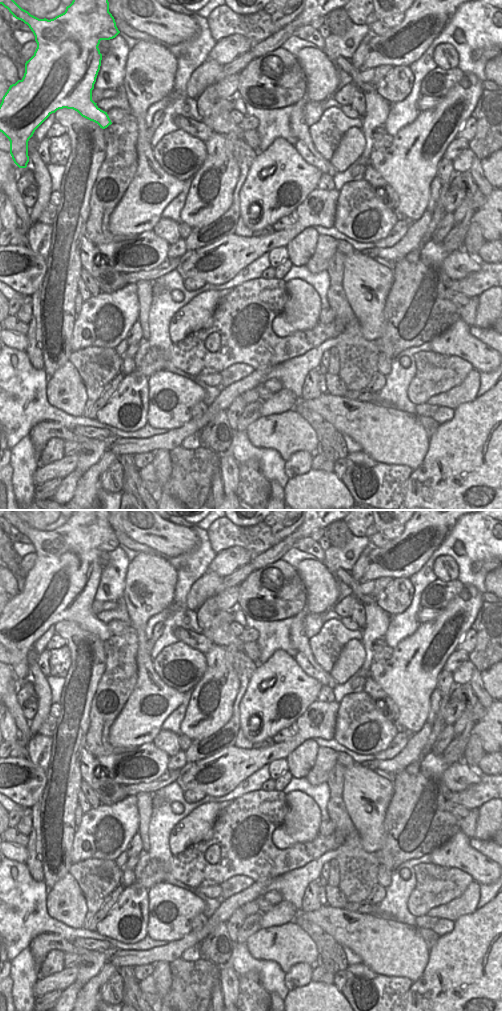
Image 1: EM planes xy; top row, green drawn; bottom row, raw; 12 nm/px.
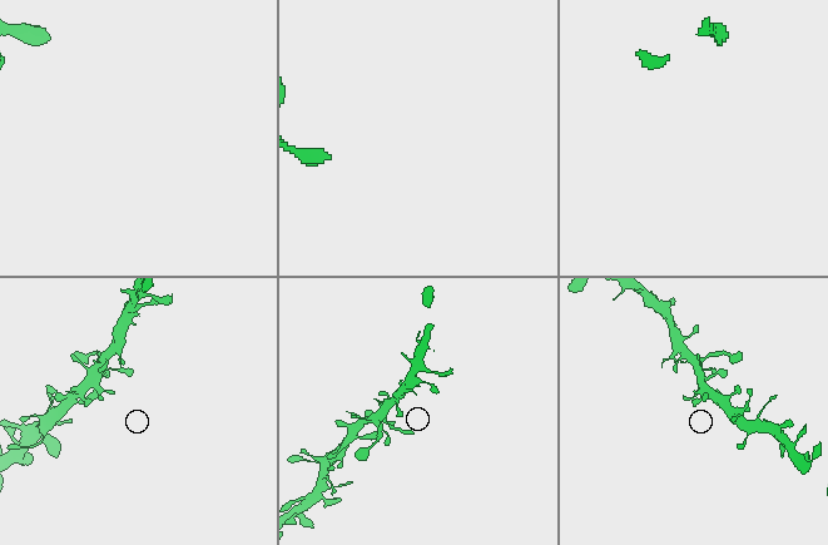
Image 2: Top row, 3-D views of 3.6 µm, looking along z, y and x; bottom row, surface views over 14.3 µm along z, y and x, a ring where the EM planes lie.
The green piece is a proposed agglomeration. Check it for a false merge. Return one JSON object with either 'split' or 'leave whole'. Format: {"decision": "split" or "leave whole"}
{"decision": "leave whole"}

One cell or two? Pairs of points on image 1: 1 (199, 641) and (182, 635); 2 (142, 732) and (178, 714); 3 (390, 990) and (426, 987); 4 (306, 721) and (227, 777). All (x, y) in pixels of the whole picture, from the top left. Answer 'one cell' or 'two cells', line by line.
1: one cell
2: two cells
3: two cells
4: one cell

